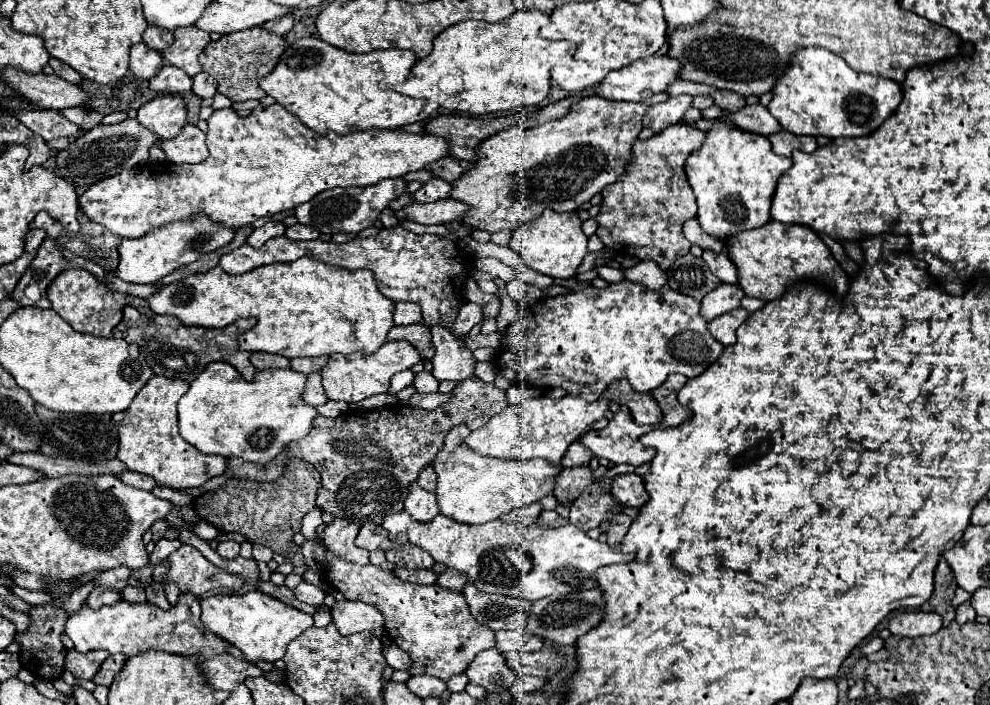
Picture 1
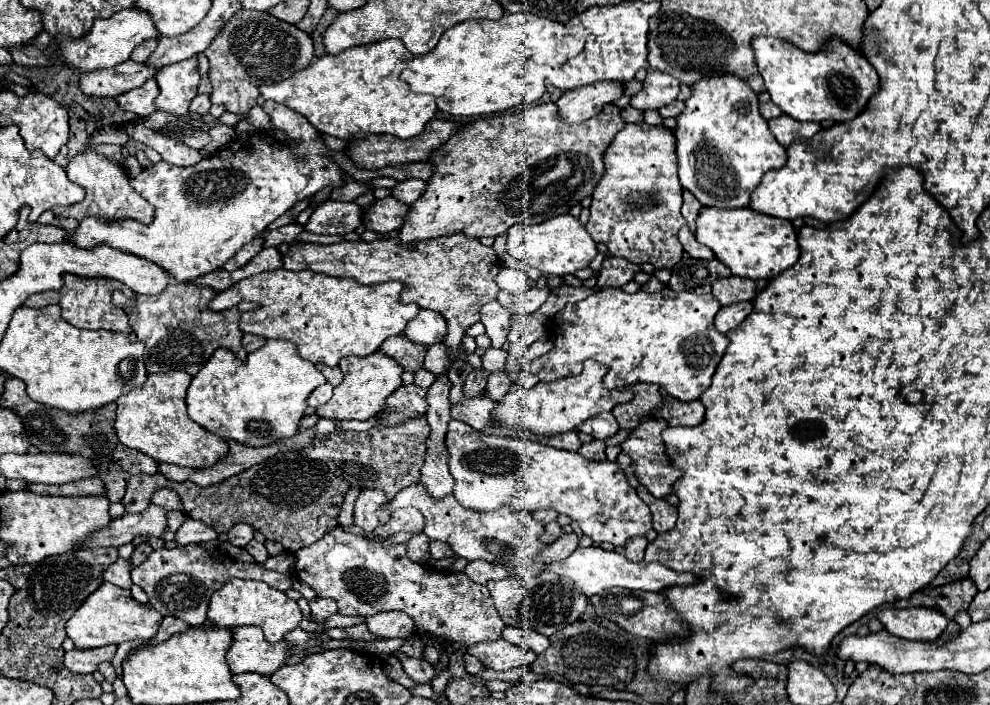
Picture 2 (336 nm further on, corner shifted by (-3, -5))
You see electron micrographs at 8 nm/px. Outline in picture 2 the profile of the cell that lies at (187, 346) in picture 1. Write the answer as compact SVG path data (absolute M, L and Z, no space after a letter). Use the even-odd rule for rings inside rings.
M172 282L158 296L136 294L126 304L124 310L130 318L130 328L136 334L136 338L146 344L144 362L150 374L168 372L174 368L174 370L184 370L190 376L196 376L216 348L226 348L244 362L246 350L242 348L240 342L242 332L238 328L238 320L242 312L248 312L258 306L250 302L240 302L230 310L212 312L208 308L208 302L210 302L210 288L188 284L188 282L184 284Z

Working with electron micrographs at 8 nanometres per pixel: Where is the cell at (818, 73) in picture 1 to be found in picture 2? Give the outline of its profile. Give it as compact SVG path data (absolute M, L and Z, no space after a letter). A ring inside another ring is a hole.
M770 36L752 40L756 64L772 102L794 120L848 122L854 120L876 94L880 78L872 64L840 40L832 40L824 52L808 54L790 42Z

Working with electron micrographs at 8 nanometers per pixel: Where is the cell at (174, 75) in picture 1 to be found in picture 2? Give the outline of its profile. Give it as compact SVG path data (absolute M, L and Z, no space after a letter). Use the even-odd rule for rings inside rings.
M148 80L144 86L136 88L136 90L130 90L130 92L124 92L120 94L116 100L120 102L120 106L128 112L134 112L136 116L144 118L148 114L152 114L156 108L154 108L154 100L158 96L160 88L156 84L156 80Z

